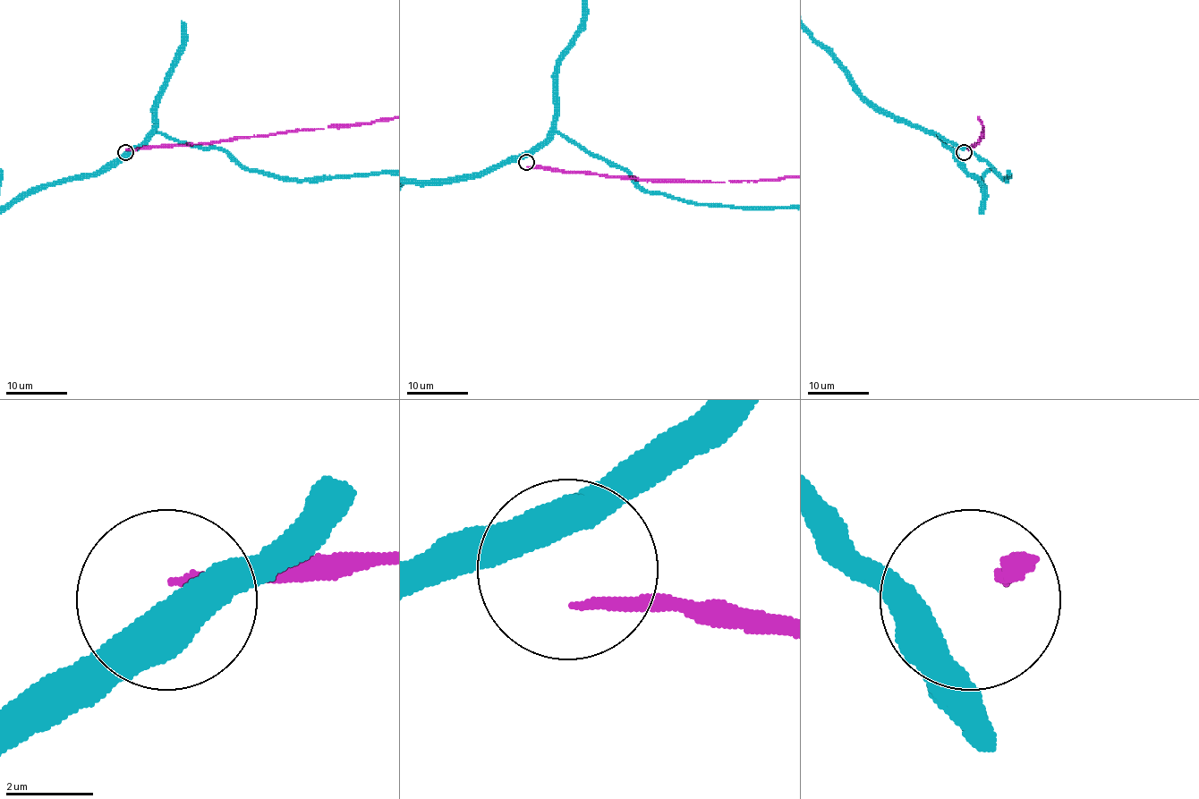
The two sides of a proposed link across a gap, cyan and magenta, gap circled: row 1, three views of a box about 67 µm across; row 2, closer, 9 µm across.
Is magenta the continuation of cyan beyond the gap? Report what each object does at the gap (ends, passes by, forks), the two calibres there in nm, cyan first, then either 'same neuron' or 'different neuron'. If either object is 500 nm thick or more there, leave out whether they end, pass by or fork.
750/200 nm | different neuron

